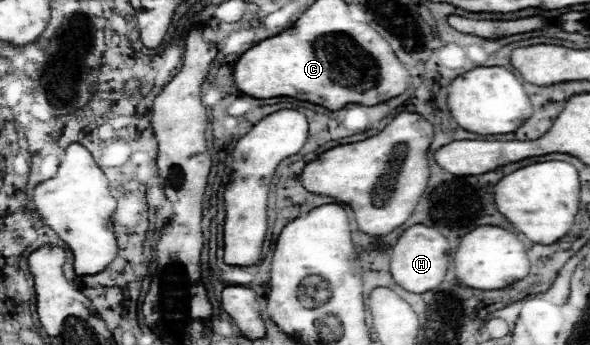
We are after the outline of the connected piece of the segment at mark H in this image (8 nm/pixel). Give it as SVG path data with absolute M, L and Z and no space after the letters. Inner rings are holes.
M415 224L411 228L407 228L397 244L393 246L393 254L391 254L391 274L395 278L395 282L399 286L403 286L409 292L427 292L437 288L447 272L449 266L449 242L445 236L441 236L441 232L437 232L431 226L425 224Z

